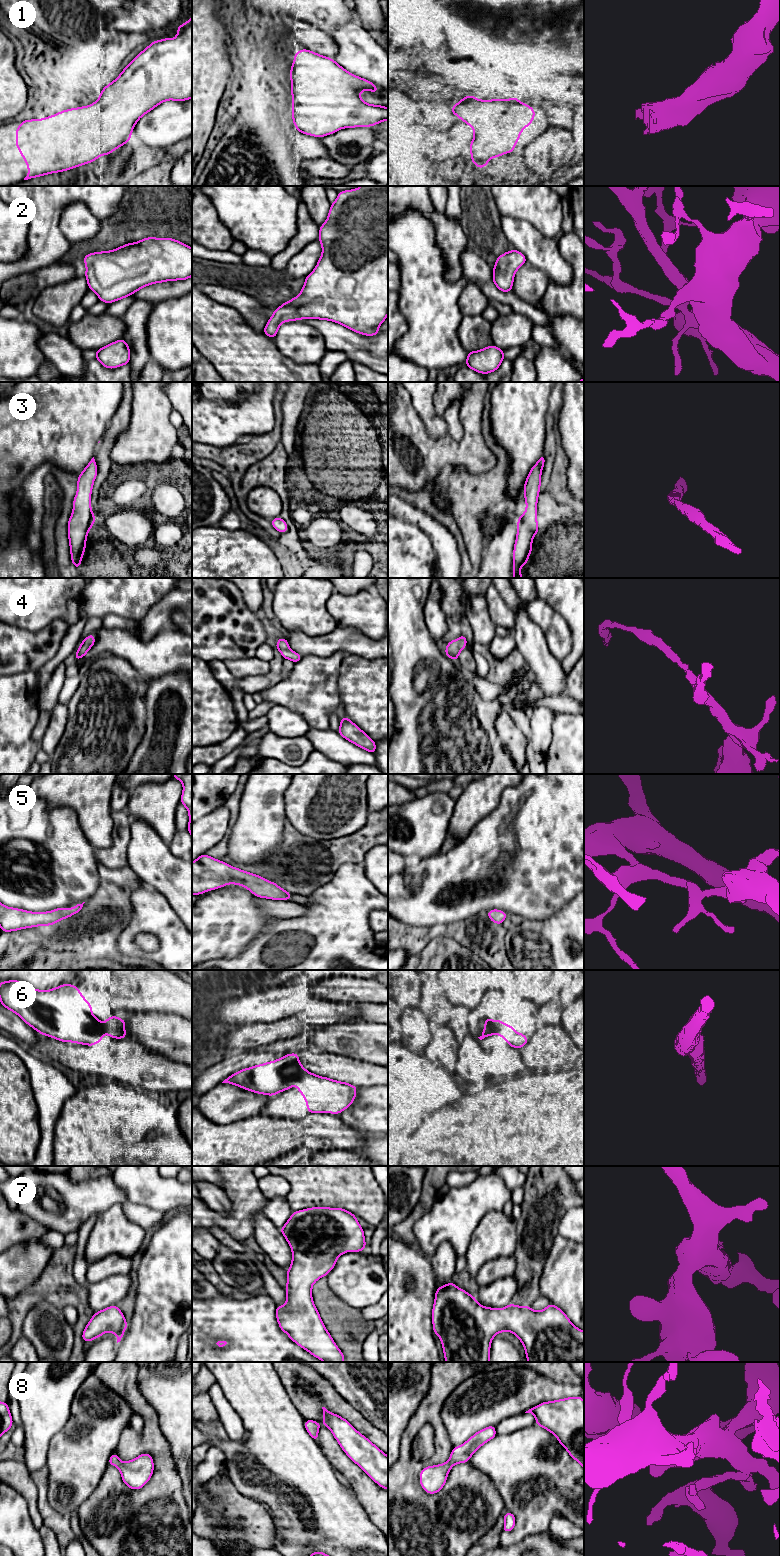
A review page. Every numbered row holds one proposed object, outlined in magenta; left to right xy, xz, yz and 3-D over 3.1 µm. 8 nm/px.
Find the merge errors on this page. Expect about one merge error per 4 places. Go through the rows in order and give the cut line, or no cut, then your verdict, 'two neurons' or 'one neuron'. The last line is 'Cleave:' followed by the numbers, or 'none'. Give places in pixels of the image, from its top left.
1: cut none; one neuron
2: cut none; one neuron
3: cut none; one neuron
4: cut none; one neuron
5: cut none; one neuron
6: cut none; one neuron
7: cut none; one neuron
8: cut none; one neuron
Cleave: none

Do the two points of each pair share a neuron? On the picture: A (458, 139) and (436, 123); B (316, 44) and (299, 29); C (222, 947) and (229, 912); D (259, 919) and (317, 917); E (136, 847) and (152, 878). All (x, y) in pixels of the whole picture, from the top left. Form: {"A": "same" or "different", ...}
{"A": "different", "B": "same", "C": "same", "D": "different", "E": "same"}

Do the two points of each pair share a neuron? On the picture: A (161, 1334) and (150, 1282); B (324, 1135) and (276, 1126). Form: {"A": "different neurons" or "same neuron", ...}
{"A": "same neuron", "B": "different neurons"}

